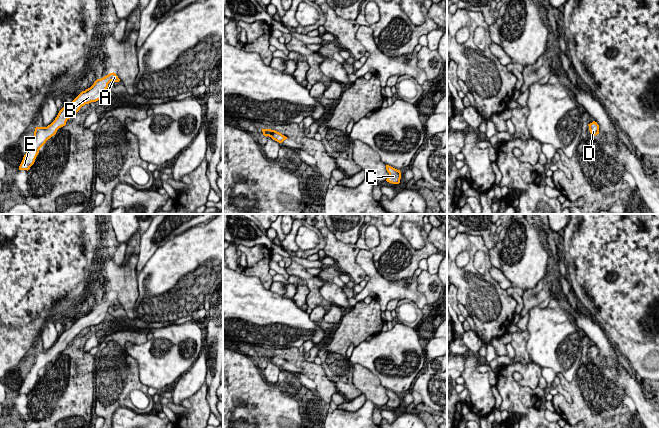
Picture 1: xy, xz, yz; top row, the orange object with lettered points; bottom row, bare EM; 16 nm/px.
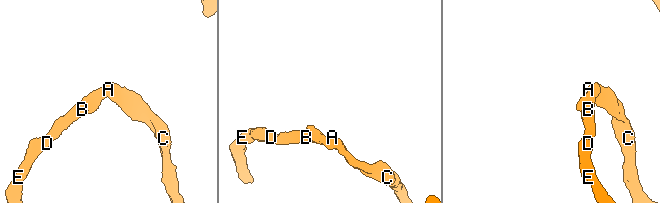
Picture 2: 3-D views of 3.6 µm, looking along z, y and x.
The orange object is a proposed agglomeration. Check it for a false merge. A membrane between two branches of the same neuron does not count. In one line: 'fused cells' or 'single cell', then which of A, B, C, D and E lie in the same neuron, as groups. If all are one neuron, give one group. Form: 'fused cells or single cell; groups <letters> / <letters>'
single cell; groups A B C D E

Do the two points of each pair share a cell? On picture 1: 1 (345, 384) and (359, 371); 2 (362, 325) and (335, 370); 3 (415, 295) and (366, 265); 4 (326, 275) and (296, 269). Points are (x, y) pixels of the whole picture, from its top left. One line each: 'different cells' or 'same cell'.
1: different cells
2: same cell
3: same cell
4: different cells

